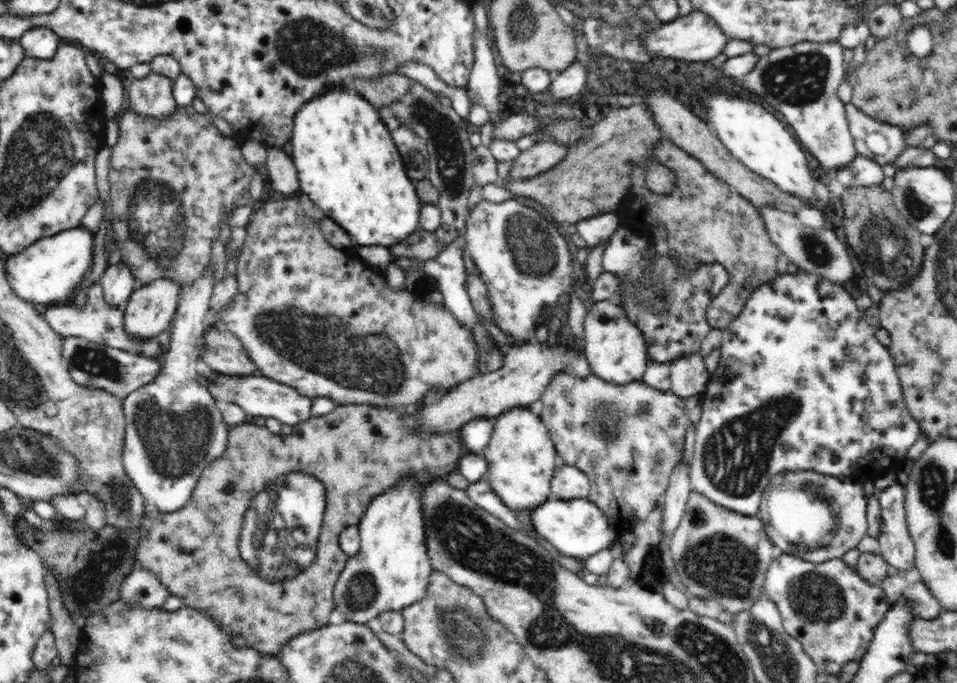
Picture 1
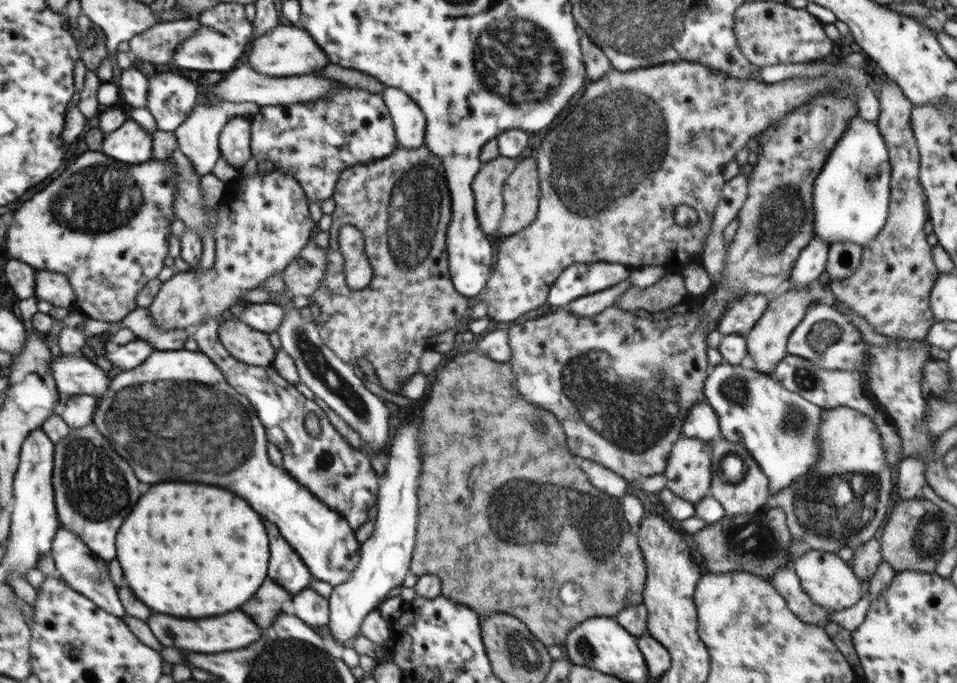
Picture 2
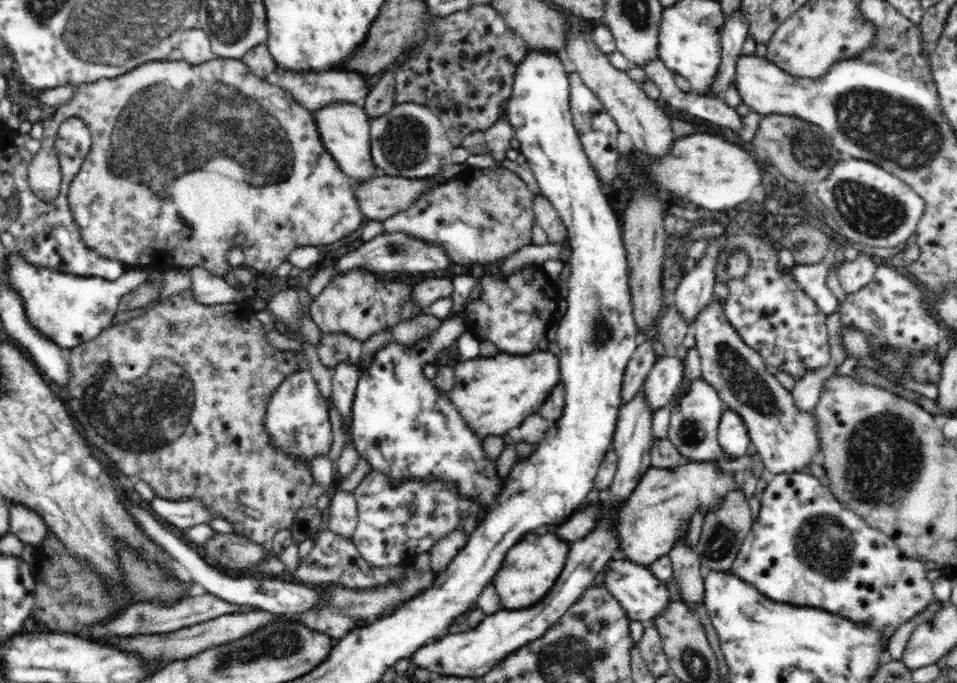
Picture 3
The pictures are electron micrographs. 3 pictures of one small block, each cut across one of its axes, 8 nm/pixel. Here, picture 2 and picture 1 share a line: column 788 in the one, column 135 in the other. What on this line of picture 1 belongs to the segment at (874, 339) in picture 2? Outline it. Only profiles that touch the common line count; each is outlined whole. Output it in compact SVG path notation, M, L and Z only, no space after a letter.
M157 278L129 296L124 329L136 339L151 339L171 326L181 288L174 279Z

